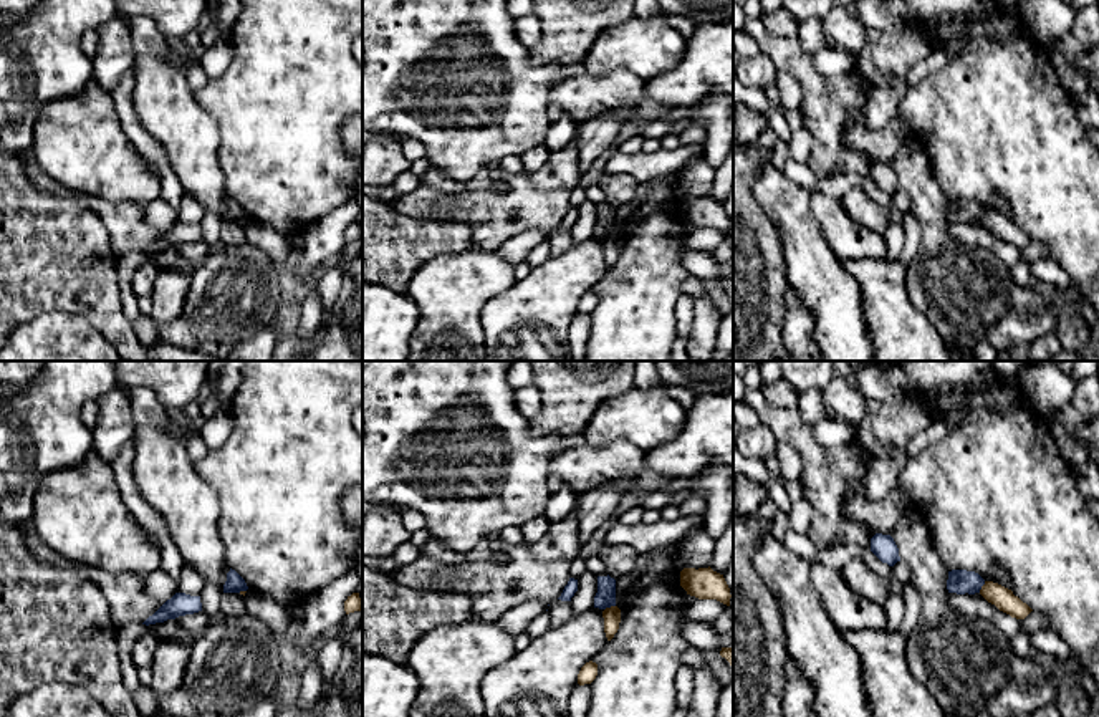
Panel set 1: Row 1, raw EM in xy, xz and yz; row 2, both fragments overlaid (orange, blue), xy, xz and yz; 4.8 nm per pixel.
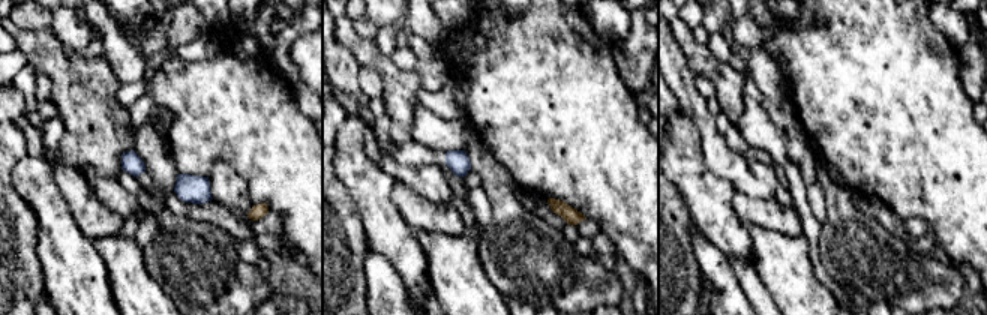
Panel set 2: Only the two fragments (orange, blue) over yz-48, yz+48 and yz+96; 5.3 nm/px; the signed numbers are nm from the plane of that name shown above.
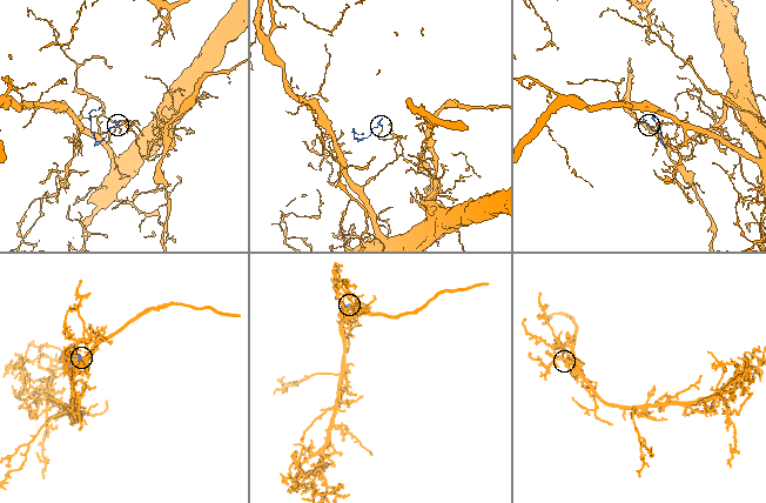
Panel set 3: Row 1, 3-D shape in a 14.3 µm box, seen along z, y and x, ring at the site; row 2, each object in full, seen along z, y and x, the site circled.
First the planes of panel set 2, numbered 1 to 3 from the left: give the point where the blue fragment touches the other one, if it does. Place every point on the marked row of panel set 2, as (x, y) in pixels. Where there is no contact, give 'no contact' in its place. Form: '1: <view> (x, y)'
1: no contact
2: no contact
3: no contact

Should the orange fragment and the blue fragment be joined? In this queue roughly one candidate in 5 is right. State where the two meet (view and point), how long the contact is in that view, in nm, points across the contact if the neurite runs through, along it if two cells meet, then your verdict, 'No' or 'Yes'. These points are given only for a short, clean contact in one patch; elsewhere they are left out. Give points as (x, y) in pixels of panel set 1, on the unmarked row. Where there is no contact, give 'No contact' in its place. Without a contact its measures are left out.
Touches orange at xz (611, 235). Shared border 60 nm. Boundary: xz (614, 234), (604, 239). No

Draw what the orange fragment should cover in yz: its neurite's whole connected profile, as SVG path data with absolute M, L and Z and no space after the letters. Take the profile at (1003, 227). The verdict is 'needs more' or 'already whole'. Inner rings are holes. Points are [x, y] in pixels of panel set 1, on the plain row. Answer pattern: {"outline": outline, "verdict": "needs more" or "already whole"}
{"outline": "M985 210L980 224L1000 240L1016 248L1025 248L1033 240L1026 232L1015 225L1011 219L993 210Z", "verdict": "already whole"}

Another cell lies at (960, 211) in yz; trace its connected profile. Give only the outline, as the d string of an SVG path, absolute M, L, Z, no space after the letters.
M967 199L948 200L948 209L947 209L948 222L975 224L975 222L980 222L983 214L985 214L985 209L975 200L967 200Z

